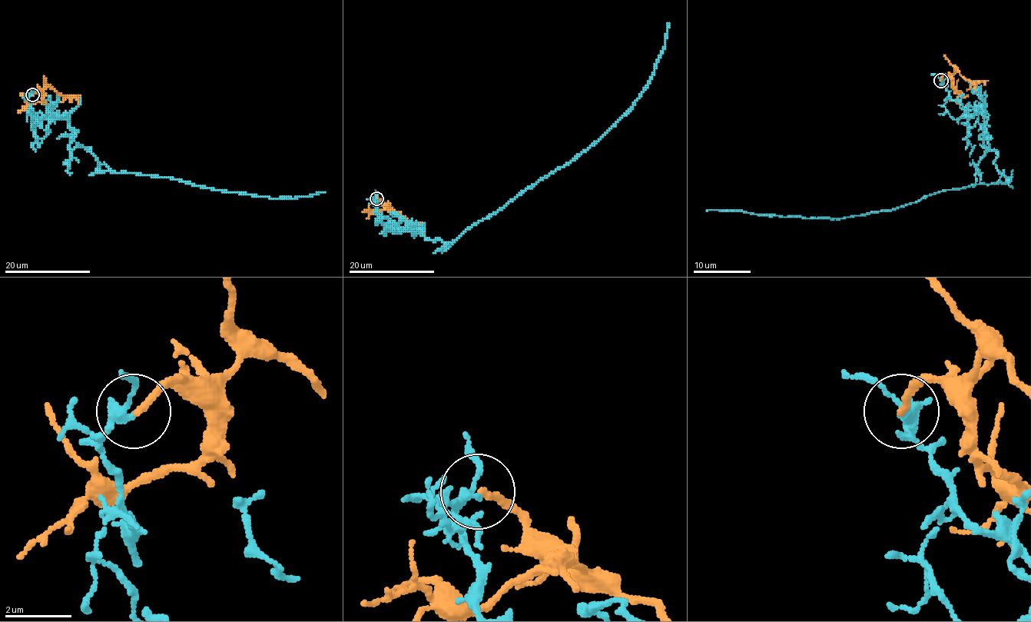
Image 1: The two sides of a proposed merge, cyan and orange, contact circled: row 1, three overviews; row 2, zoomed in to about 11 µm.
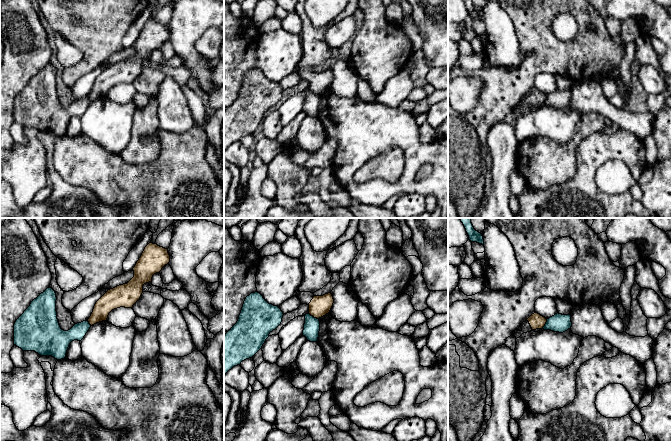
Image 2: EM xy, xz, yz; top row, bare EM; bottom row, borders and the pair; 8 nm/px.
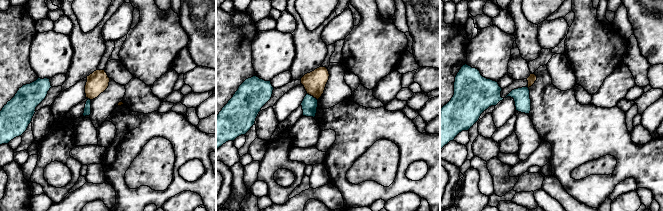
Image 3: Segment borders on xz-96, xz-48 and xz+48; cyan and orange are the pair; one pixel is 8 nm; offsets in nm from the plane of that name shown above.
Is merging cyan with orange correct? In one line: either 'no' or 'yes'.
no

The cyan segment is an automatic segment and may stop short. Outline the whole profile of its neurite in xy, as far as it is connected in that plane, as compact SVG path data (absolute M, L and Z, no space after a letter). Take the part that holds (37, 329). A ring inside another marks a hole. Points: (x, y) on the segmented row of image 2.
M47 288L14 324L14 345L23 351L35 351L41 356L64 359L70 343L81 341L91 325L88 321L75 324L70 330L61 329L56 311L56 293Z

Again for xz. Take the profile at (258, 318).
M258 292L246 297L237 323L224 335L224 375L262 349L283 315Z

